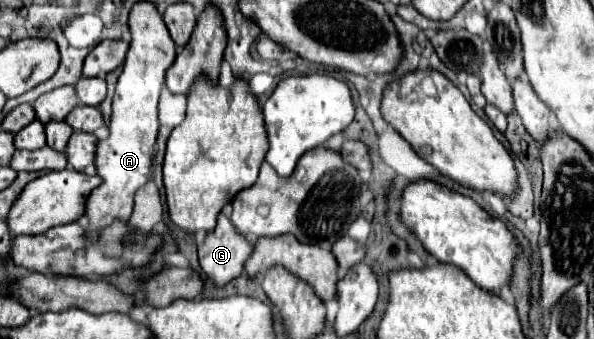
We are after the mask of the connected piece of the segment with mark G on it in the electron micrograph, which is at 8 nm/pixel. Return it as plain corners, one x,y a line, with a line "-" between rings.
221,214
215,230
209,232
199,246
201,270
215,286
225,286
241,276
243,264
247,256
251,256
251,248
253,244
235,230
225,214

